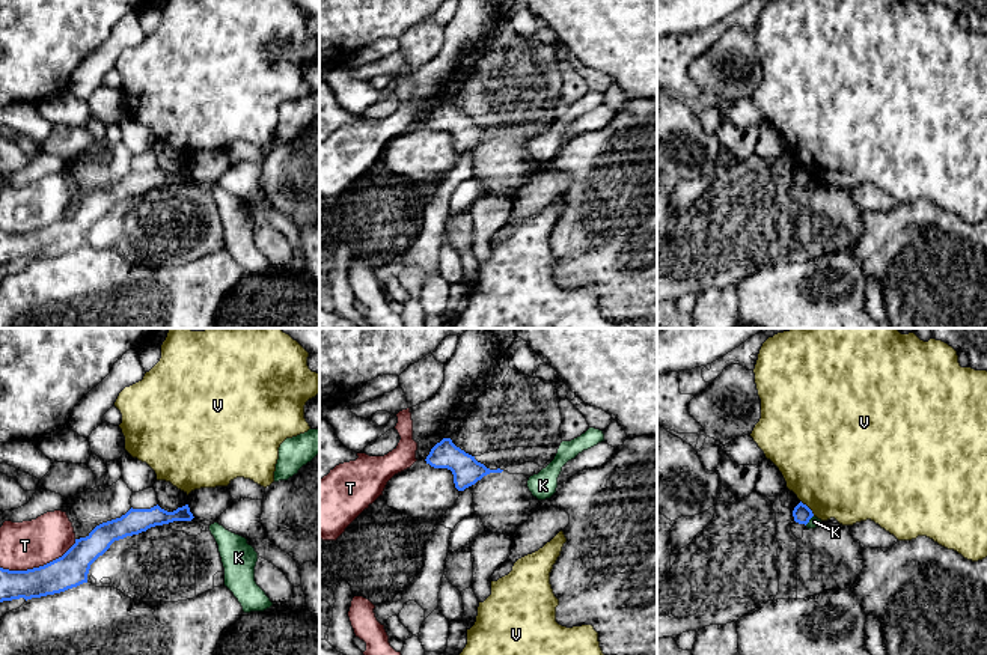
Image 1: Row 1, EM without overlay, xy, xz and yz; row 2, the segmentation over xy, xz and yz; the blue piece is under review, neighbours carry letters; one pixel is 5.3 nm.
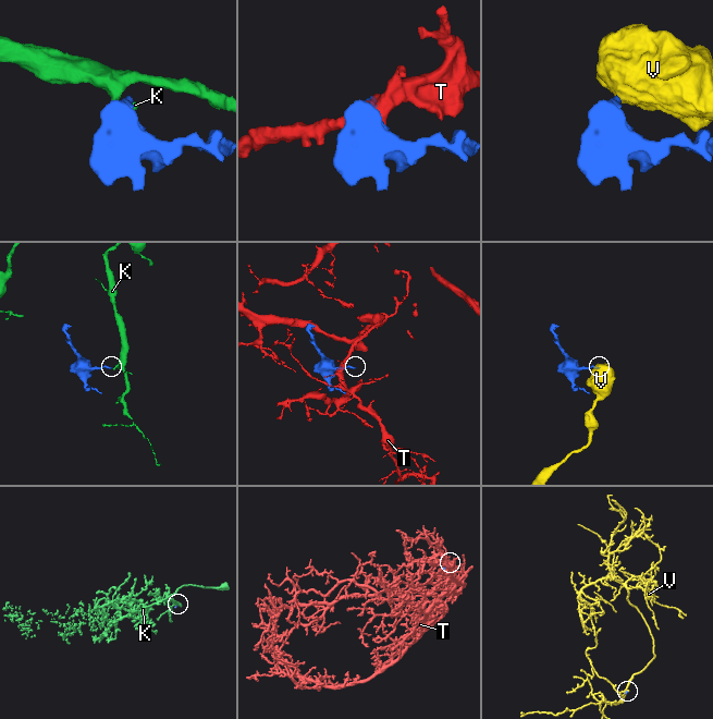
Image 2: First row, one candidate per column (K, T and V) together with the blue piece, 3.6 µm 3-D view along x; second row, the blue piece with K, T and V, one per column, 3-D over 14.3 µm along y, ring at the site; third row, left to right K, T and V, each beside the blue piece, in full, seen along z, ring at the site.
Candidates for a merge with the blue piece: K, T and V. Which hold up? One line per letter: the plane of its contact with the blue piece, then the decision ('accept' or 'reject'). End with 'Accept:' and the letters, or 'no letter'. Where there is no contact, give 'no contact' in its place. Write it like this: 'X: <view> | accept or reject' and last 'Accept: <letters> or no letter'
K: yz | reject
T: xy | reject
V: yz | reject
Accept: no letter

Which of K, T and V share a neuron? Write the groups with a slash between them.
K / T / V

